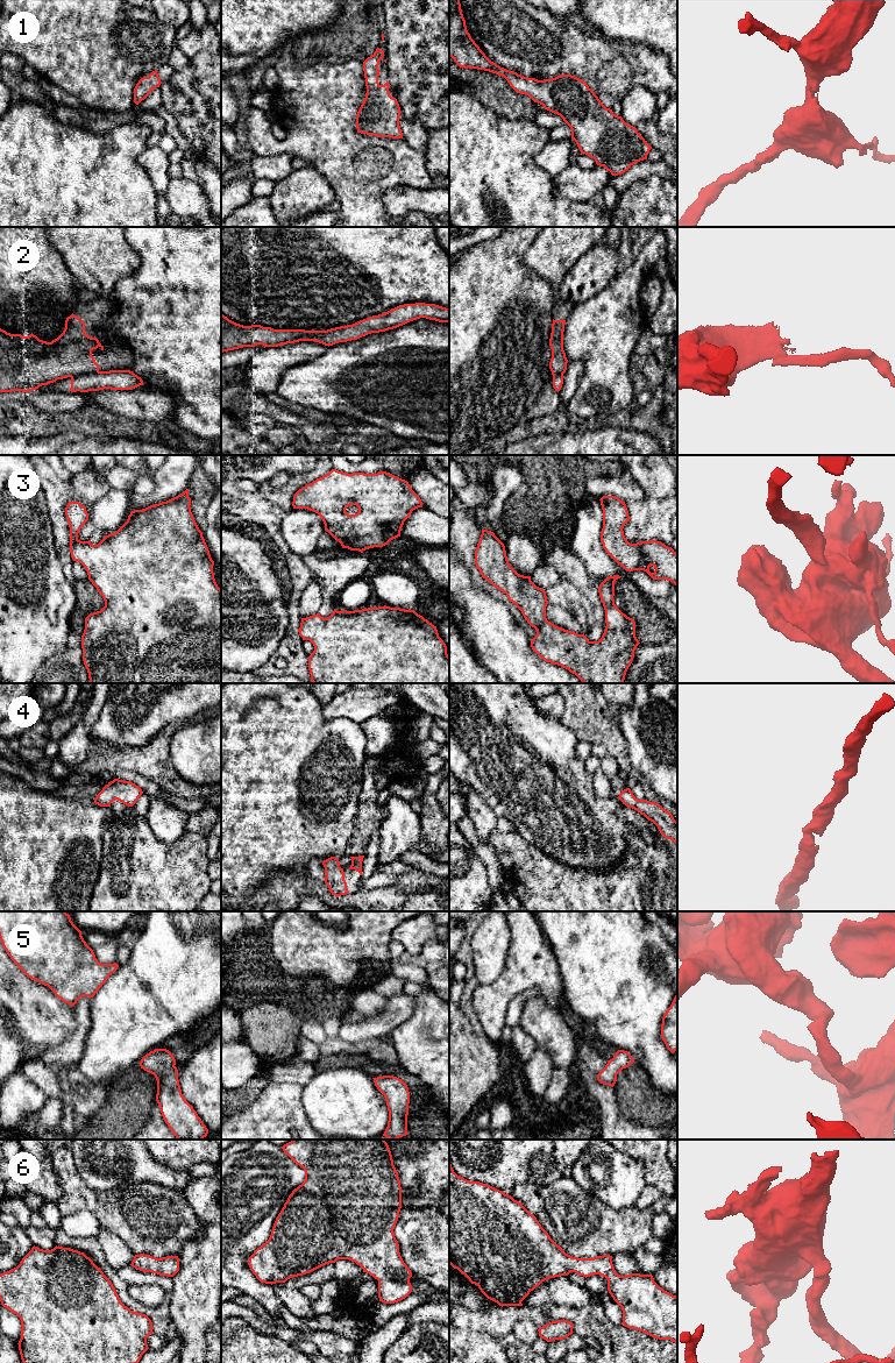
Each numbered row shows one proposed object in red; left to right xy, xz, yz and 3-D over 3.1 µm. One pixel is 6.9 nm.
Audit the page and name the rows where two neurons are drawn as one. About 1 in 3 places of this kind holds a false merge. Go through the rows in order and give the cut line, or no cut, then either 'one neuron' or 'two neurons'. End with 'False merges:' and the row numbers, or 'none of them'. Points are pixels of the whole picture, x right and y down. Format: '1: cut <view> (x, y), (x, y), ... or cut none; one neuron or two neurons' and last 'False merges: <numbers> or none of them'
1: cut none; one neuron
2: cut xy (99, 371), (71, 377); two neurons
3: cut none; one neuron
4: cut none; one neuron
5: cut none; one neuron
6: cut none; one neuron
False merges: 2

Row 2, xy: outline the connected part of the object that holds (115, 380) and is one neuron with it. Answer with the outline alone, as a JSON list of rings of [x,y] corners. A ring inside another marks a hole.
[[[109,370],[71,377],[71,392],[88,392],[104,389],[130,390],[143,385],[141,377],[130,370]]]

